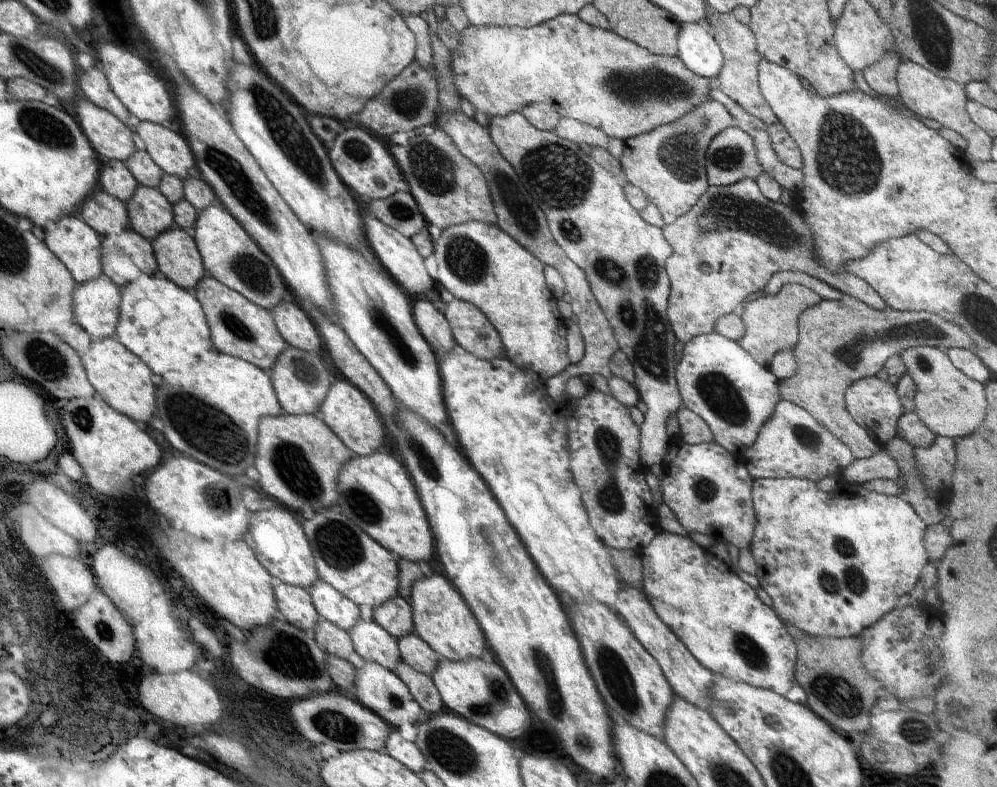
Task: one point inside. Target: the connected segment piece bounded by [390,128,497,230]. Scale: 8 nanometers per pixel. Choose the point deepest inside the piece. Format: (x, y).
(448, 188)

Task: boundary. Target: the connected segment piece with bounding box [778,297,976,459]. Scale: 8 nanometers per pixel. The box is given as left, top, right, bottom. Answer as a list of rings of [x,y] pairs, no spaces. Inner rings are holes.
[[[849,297],[848,301],[842,302],[822,299],[818,304],[802,310],[798,316],[798,328],[799,338],[794,347],[796,360],[798,360],[798,372],[796,372],[796,376],[792,376],[788,380],[778,381],[780,398],[804,408],[814,420],[818,420],[818,424],[822,424],[842,444],[846,444],[856,459],[870,458],[882,447],[877,445],[876,441],[868,436],[866,430],[860,428],[860,425],[856,424],[856,421],[852,420],[848,414],[844,396],[846,390],[850,388],[850,384],[863,378],[876,377],[878,371],[884,367],[885,362],[891,356],[900,354],[906,348],[930,346],[939,348],[941,351],[952,347],[960,347],[972,352],[976,350],[974,340],[968,336],[968,332],[964,332],[964,328],[960,328],[958,324],[952,324],[950,320],[940,318],[932,312],[900,312],[888,306],[886,310],[878,312],[852,297]]]

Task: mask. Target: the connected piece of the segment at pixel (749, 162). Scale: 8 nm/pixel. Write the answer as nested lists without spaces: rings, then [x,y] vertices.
[[[740,127],[726,128],[712,138],[706,150],[705,169],[709,186],[724,187],[764,173],[756,158],[754,140]]]

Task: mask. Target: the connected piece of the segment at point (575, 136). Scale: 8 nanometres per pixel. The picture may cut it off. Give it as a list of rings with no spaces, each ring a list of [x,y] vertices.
[[[559,117],[554,133],[556,133],[556,136],[577,145],[582,143],[590,146],[599,146],[604,149],[608,148],[608,140],[610,140],[610,137],[600,129],[571,118]]]

